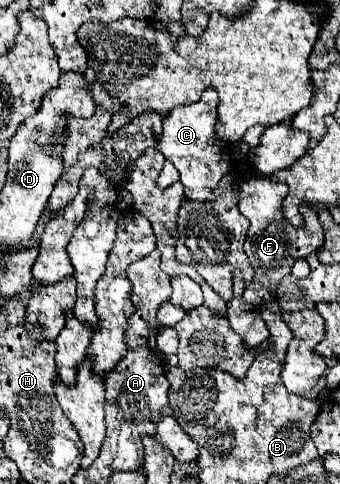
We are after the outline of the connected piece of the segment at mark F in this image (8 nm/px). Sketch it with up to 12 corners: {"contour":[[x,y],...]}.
{"contour":[[240,176],[254,278],[244,302],[274,300],[298,258],[324,242],[316,208],[304,226],[282,216],[286,184]]}

